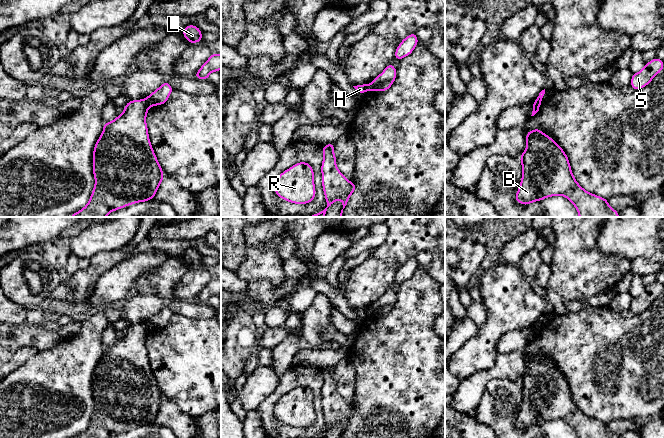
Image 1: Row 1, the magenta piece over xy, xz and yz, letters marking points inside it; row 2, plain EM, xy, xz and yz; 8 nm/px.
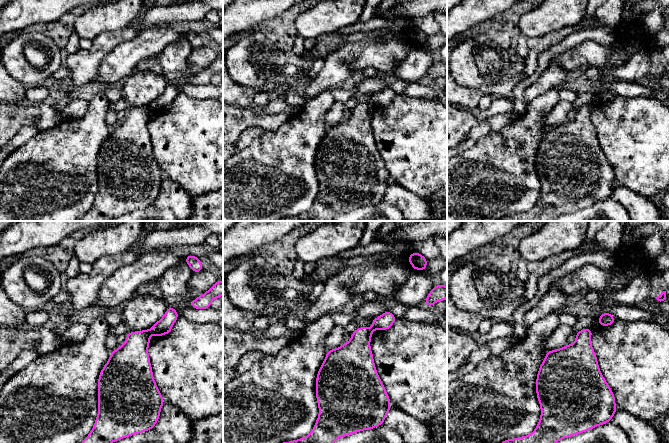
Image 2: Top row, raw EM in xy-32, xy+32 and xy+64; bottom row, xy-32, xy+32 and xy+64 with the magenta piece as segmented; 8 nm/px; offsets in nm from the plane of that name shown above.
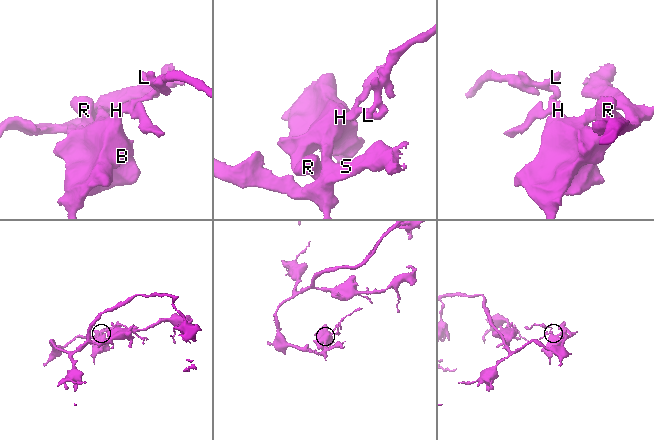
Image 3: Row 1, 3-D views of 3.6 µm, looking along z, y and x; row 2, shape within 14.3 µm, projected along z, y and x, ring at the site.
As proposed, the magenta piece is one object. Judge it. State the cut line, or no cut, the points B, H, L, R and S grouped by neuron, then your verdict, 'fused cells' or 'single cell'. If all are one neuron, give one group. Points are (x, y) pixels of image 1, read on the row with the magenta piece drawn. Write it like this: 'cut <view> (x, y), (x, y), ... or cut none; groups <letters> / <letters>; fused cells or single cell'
cut yz (540, 102), (533, 103); groups B H R S / L; fused cells

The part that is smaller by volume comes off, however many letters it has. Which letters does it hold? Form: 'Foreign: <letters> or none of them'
Foreign: L

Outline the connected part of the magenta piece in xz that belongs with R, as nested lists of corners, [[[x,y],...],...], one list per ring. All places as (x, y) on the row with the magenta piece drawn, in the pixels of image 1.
[[[299,162],[276,179],[274,191],[280,198],[295,204],[307,204],[314,200],[314,172],[307,162]]]

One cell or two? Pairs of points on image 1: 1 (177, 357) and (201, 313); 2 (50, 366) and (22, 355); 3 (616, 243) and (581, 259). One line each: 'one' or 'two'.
1: two
2: two
3: two

